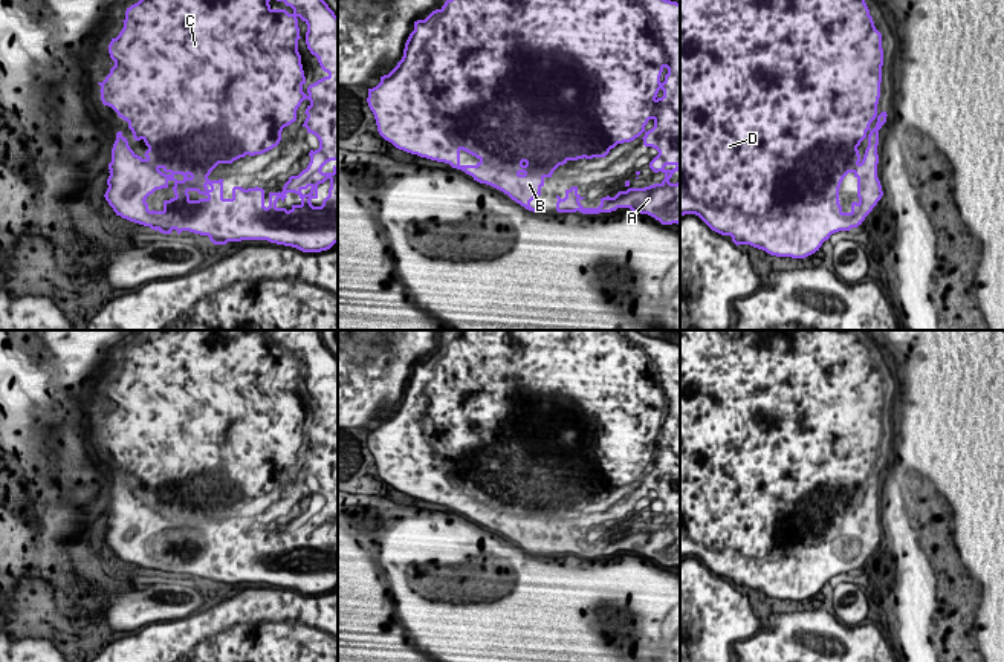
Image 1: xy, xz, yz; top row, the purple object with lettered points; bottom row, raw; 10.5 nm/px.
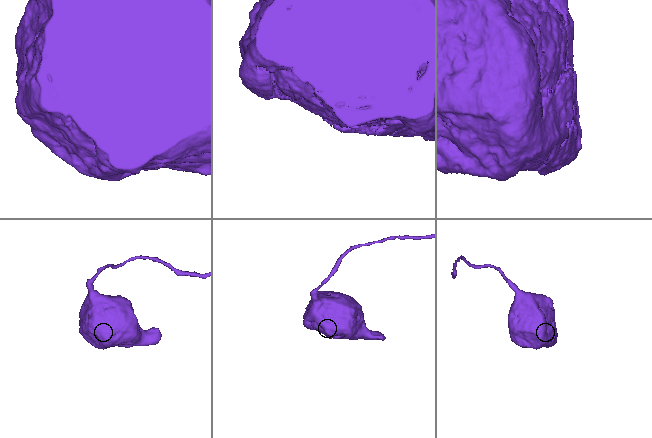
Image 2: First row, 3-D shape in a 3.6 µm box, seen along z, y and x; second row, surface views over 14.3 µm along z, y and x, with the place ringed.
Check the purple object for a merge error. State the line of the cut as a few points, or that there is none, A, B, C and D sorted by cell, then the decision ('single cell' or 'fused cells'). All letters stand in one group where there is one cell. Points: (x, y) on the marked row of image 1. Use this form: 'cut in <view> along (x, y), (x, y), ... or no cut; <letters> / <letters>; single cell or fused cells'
no cut; A B C D; single cell

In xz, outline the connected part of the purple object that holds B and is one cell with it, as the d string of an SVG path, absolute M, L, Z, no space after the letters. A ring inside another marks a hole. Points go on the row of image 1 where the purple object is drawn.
M446 0L440 9L432 11L425 20L414 21L403 57L397 66L381 76L381 83L368 89L368 107L374 115L379 135L396 148L420 157L449 164L462 170L480 183L491 185L529 211L538 213L530 202L541 196L544 179L568 161L605 157L617 144L631 142L645 135L643 145L653 147L659 154L649 162L654 173L662 171L665 179L645 188L631 188L625 182L627 191L619 191L614 197L602 197L598 208L584 208L578 194L578 187L565 190L565 197L556 196L558 213L599 214L611 213L617 208L630 208L633 213L648 214L662 225L680 225L680 180L671 183L669 179L680 167L680 3L671 0ZM460 151L466 151L478 159L475 165L462 165Z

